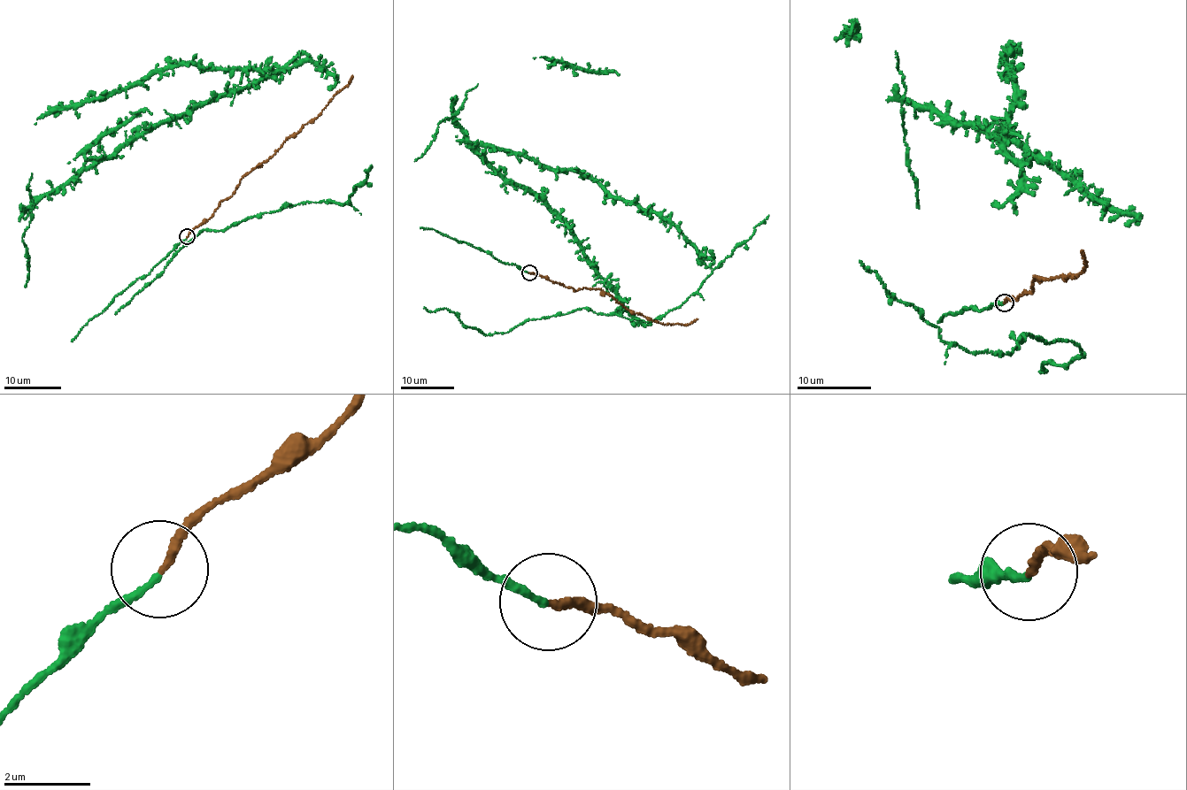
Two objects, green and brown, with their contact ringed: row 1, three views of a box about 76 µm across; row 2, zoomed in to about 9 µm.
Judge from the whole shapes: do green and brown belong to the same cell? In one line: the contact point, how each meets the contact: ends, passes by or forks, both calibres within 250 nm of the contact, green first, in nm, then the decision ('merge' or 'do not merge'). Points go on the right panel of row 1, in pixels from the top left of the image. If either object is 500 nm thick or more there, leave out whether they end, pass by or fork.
at (1005, 302); green ends there; brown ends there; 150 nm thick on the green side, 180 nm on the other; merge

